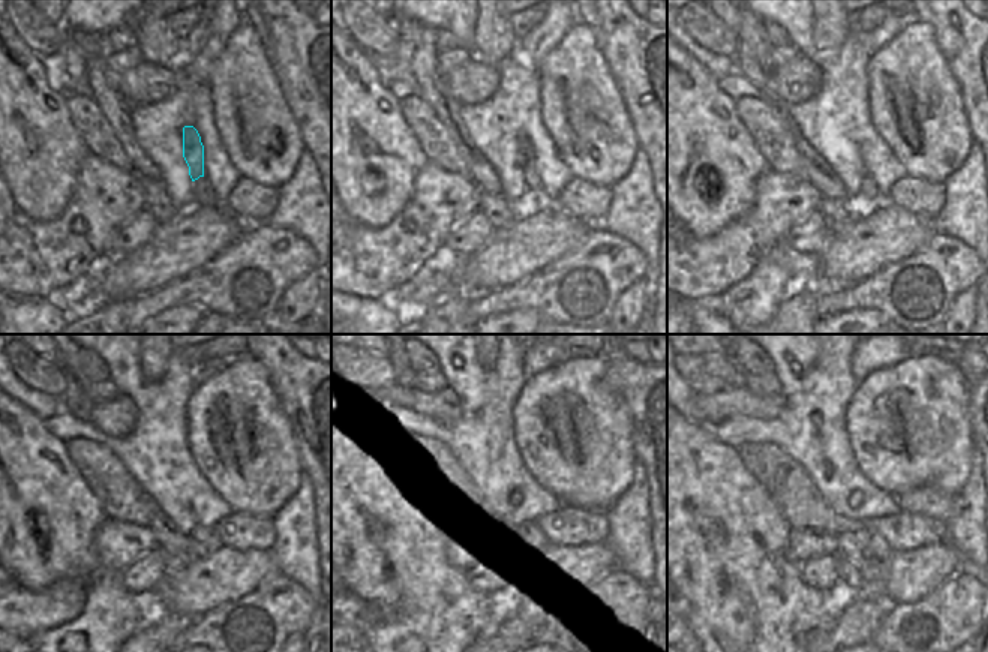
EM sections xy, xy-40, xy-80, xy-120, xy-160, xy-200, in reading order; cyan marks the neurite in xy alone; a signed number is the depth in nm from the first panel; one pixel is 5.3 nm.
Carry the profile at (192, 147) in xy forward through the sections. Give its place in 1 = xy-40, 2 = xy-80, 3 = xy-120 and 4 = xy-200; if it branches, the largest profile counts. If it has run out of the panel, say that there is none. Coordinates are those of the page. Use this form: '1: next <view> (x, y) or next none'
1: next xy-40 (525, 152)
2: next xy-80 (868, 197)
3: next xy-120 (204, 540)
4: next xy-200 (867, 537)

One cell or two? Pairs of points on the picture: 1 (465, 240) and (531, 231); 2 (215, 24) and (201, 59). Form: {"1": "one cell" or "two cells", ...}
{"1": "two cells", "2": "one cell"}

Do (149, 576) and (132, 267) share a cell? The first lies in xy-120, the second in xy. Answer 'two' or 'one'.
two

